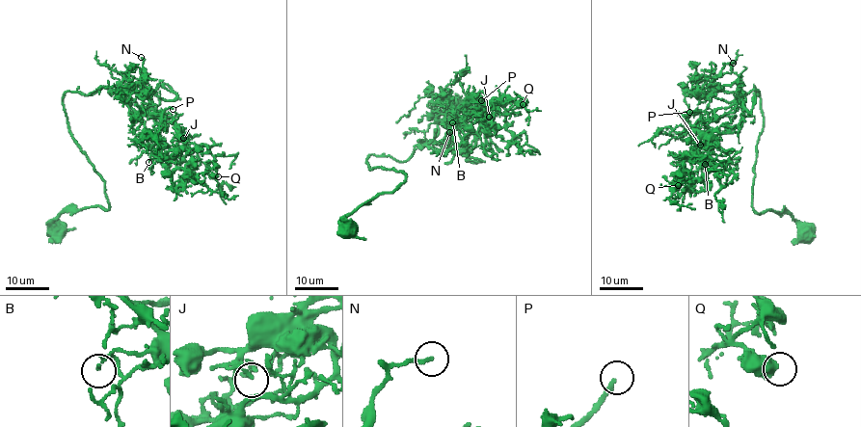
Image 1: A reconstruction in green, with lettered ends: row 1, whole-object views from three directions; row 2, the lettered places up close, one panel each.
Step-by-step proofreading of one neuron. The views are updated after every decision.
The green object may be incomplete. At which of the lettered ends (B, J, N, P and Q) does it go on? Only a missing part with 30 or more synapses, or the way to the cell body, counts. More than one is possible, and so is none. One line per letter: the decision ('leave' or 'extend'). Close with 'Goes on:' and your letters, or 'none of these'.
B: leave
J: leave
N: leave
P: extend
Q: leave
Goes on: P

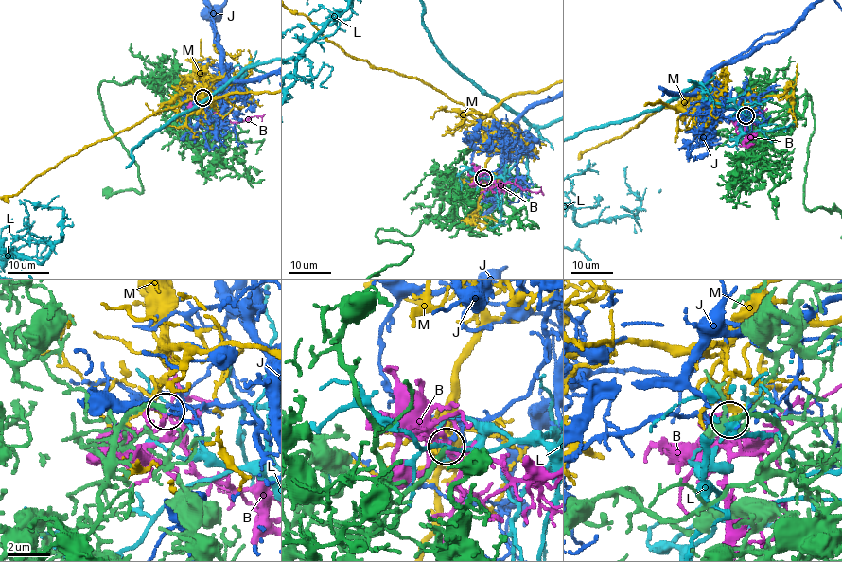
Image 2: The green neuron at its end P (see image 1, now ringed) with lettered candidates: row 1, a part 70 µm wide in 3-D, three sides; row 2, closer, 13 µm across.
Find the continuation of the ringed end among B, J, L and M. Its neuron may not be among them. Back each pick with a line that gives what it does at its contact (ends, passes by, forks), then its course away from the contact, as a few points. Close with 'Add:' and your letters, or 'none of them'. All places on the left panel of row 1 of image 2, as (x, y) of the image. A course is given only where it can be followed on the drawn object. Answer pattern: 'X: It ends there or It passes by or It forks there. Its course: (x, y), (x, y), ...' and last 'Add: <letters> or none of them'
B: It forks there
Add: B

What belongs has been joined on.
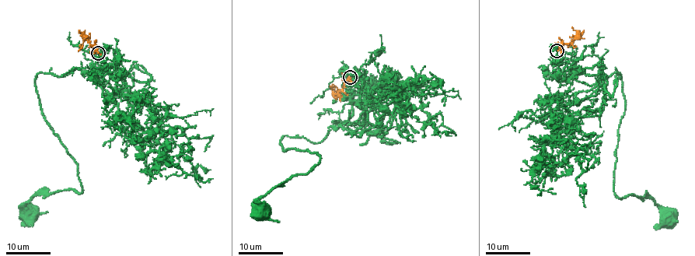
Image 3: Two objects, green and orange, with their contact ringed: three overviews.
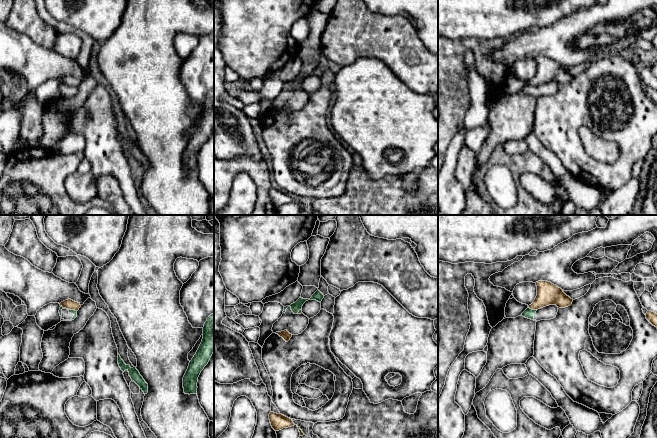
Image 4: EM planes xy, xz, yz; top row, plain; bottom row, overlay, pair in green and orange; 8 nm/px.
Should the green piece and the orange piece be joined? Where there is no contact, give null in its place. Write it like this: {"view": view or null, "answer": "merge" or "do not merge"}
{"view": "xy", "answer": "do not merge"}

